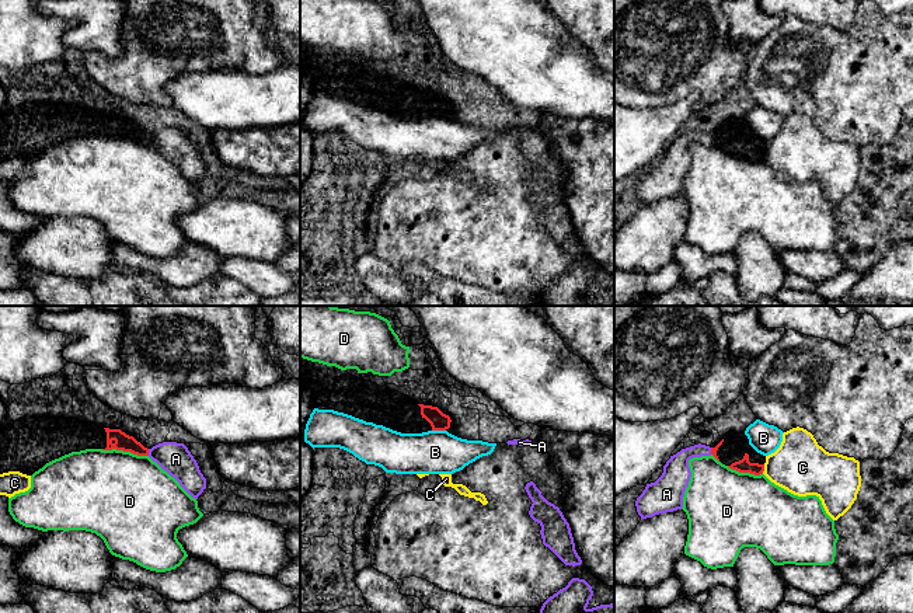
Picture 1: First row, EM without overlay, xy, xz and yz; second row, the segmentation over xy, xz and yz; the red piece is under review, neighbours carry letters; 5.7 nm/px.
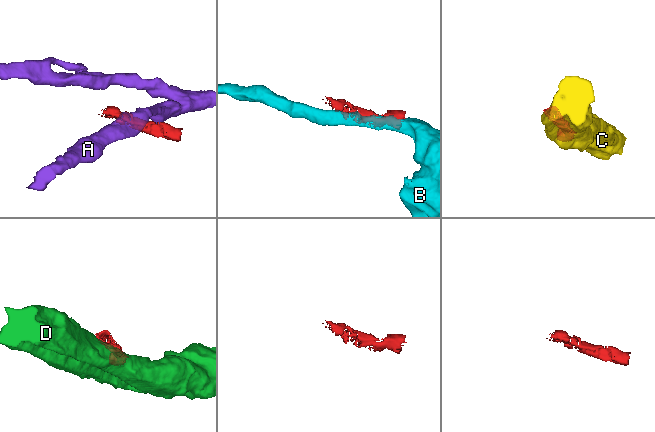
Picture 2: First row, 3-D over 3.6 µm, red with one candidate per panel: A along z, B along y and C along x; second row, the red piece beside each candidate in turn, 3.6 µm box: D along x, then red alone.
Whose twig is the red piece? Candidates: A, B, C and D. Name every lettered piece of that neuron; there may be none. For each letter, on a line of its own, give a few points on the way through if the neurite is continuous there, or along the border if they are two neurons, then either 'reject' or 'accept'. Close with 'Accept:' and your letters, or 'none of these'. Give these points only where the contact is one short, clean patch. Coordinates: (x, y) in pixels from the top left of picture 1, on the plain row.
A: reject
B: reject
C: reject
D: reject
Accept: none of these

